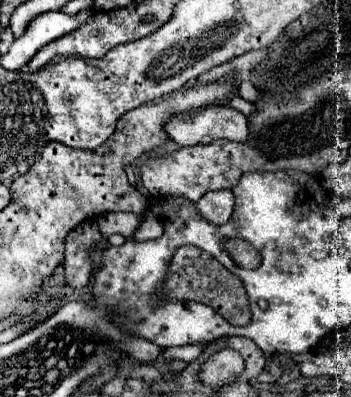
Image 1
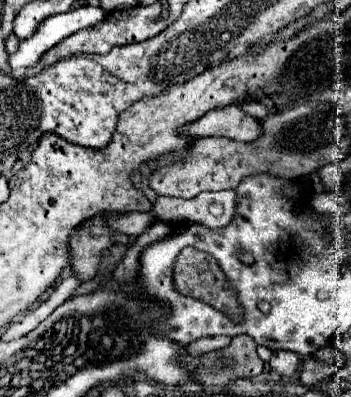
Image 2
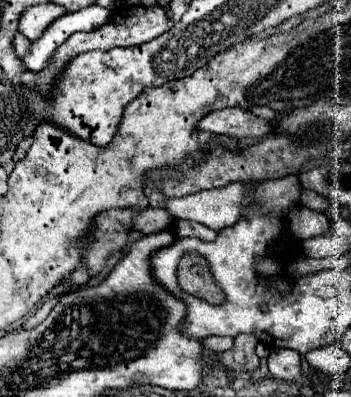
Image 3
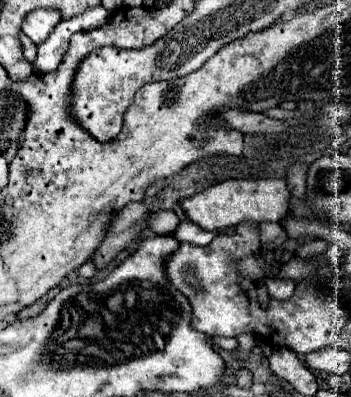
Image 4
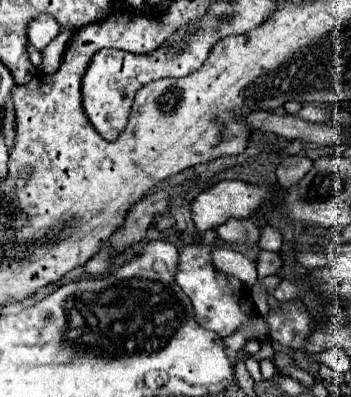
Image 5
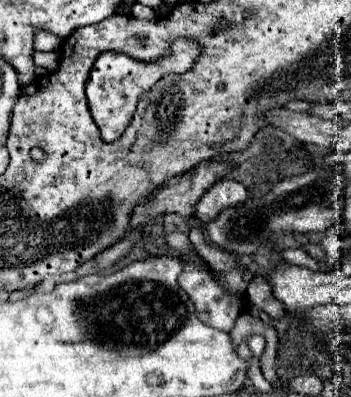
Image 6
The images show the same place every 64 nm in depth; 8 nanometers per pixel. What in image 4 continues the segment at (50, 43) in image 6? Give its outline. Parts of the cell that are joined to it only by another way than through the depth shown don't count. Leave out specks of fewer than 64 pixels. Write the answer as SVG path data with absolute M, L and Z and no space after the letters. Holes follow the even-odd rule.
M36 8L36 12L30 12L24 18L22 24L22 32L34 42L40 44L48 38L48 34L54 30L54 26L62 20L60 12L52 10L52 8Z

